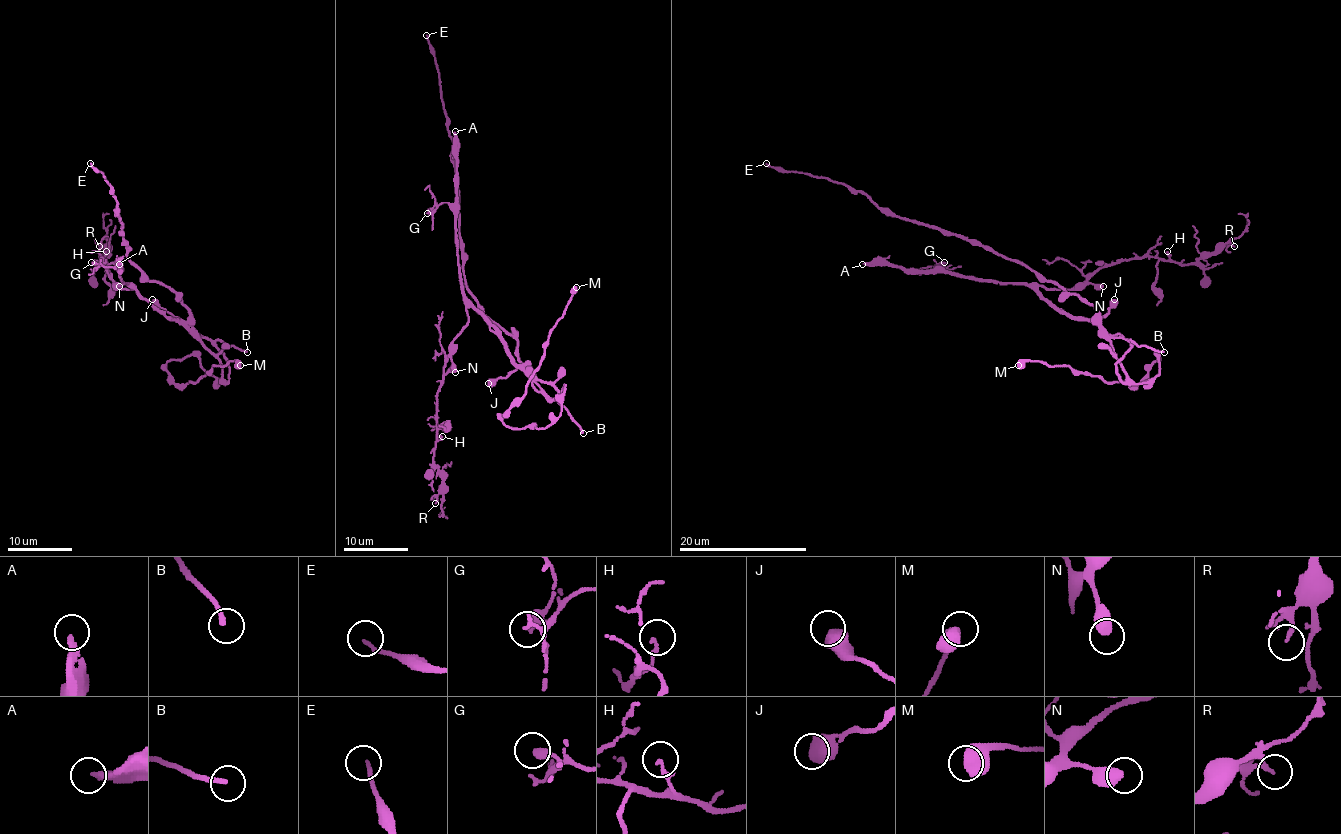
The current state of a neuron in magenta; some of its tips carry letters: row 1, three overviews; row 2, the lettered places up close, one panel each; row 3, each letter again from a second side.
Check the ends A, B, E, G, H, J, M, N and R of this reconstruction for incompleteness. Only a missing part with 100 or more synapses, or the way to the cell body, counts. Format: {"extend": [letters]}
{"extend": ["A", "B"]}

